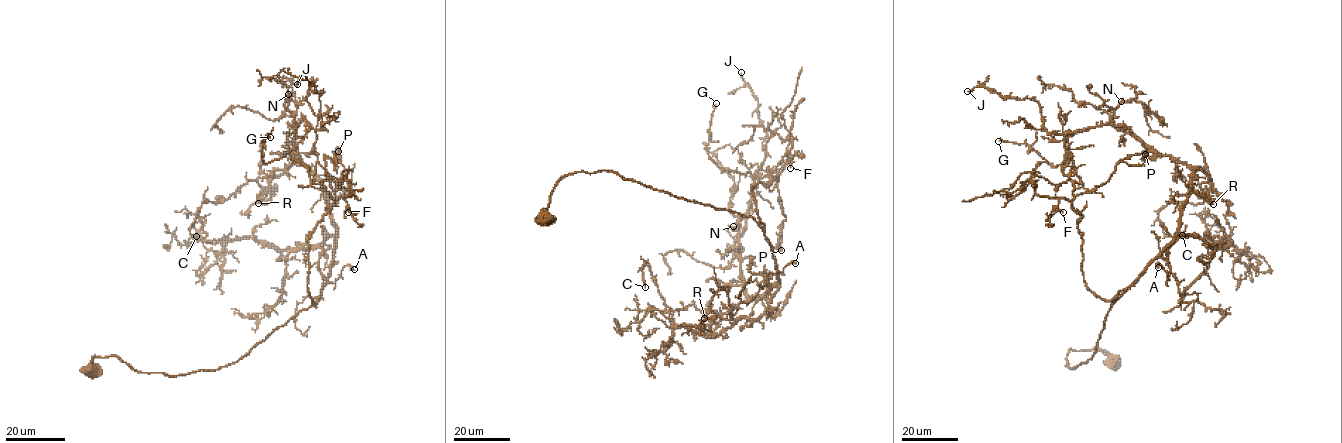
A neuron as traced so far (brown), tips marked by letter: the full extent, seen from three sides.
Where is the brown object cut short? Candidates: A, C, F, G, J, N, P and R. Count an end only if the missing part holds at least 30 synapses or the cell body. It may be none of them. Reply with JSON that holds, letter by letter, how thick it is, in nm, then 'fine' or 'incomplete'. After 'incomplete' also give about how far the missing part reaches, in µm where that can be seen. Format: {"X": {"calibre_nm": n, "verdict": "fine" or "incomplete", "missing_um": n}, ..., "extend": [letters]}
{"A": {"calibre_nm": 240, "verdict": "fine"}, "C": {"calibre_nm": 260, "verdict": "fine"}, "F": {"calibre_nm": 140, "verdict": "fine"}, "G": {"calibre_nm": 190, "verdict": "fine"}, "J": {"calibre_nm": 280, "verdict": "fine"}, "N": {"calibre_nm": 90, "verdict": "fine"}, "P": {"calibre_nm": 200, "verdict": "fine"}, "R": {"calibre_nm": 340, "verdict": "fine"}, "extend": []}

